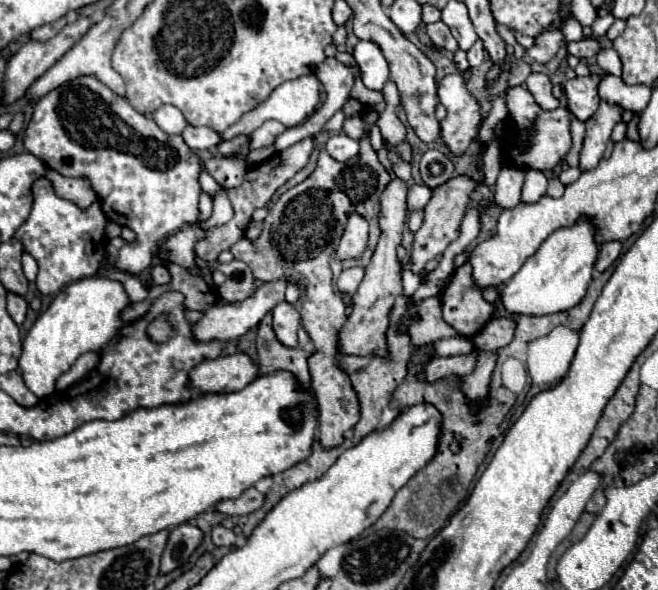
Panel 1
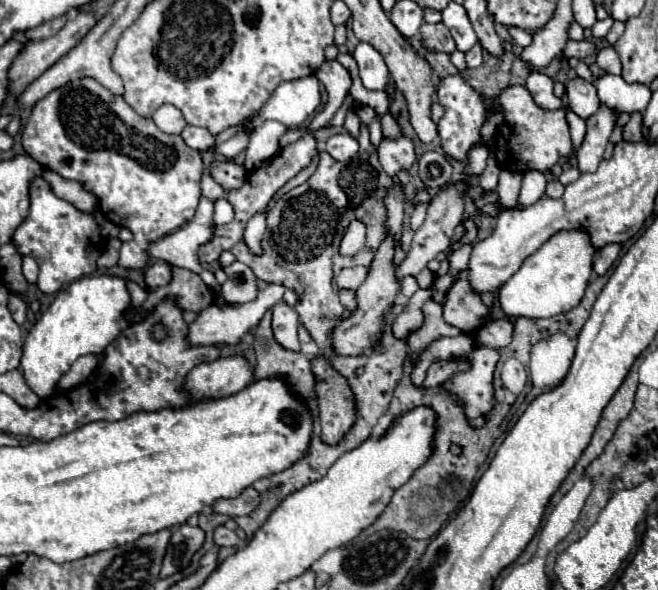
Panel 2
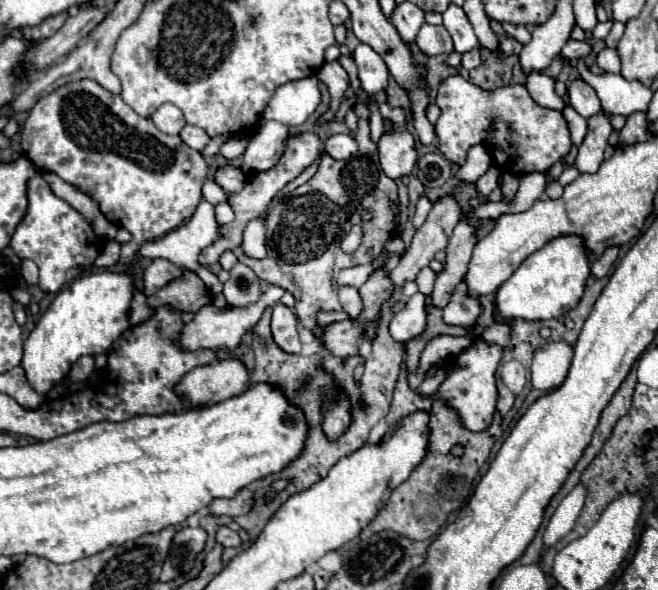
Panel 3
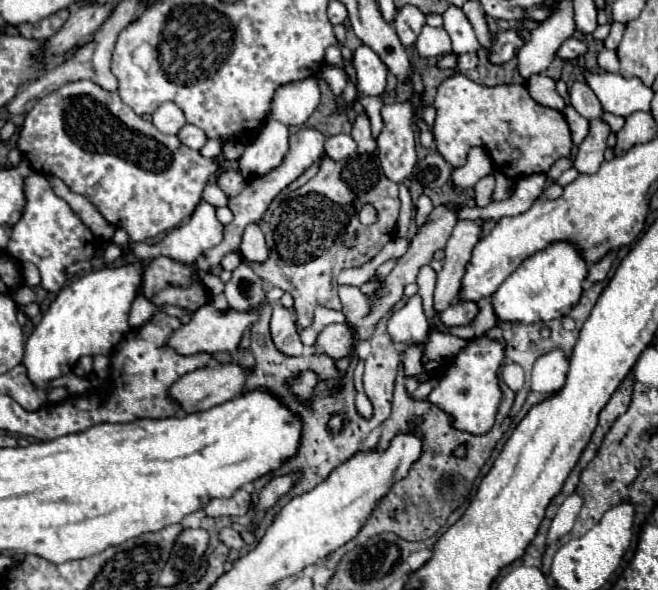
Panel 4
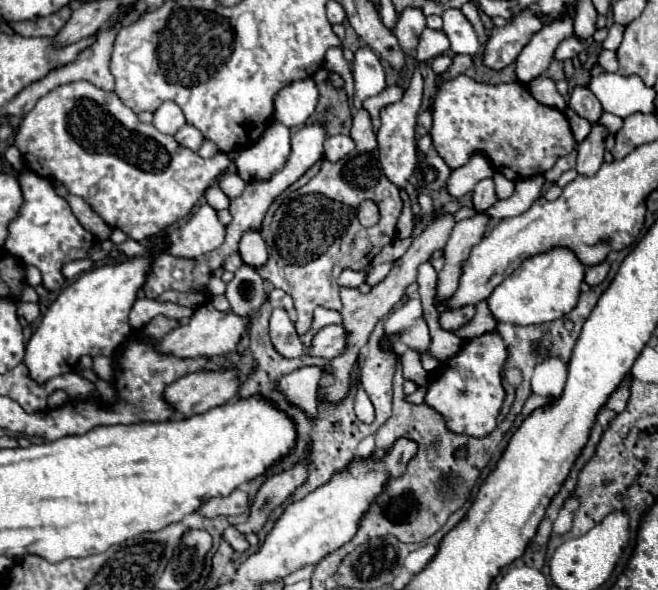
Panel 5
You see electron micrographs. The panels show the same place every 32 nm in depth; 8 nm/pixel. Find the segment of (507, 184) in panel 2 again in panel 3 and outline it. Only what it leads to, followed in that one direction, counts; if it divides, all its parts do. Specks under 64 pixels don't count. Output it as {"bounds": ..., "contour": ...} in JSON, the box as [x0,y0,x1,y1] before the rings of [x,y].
{"bounds":[502,174,518,200],"contour":[[[502,174],[502,180],[504,180],[504,184],[502,184],[502,192],[504,192],[504,200],[512,200],[514,198],[514,194],[516,194],[516,190],[518,190],[518,176],[512,176],[512,174]]]}

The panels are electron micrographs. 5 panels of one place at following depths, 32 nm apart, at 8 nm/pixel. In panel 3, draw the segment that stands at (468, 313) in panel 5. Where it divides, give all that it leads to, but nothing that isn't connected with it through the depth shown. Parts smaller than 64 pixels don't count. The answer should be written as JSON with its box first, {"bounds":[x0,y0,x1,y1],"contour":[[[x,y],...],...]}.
{"bounds":[444,284,482,328],"contour":[[[458,284],[456,292],[452,294],[450,304],[444,308],[444,322],[450,326],[464,326],[464,328],[472,328],[476,324],[476,318],[480,316],[482,306],[476,298],[470,298],[466,292],[466,284]]]}

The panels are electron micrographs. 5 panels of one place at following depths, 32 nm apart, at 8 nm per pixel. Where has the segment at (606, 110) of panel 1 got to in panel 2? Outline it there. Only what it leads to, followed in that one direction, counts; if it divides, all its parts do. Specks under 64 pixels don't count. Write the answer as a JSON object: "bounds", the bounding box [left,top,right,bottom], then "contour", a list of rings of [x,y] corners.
{"bounds":[576,106,616,172],"contour":[[[600,106],[600,110],[586,120],[588,132],[582,146],[576,152],[576,162],[580,172],[594,172],[602,162],[604,148],[614,130],[614,120],[616,120],[616,112],[608,110],[606,106]]]}

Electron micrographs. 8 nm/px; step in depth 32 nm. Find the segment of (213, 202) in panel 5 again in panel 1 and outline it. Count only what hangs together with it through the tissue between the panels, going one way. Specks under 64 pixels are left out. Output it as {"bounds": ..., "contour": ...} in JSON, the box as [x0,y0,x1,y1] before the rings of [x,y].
{"bounds":[200,170,220,198],"contour":[[[202,170],[202,174],[200,174],[200,186],[202,186],[202,192],[210,194],[212,198],[220,192],[220,184],[206,170]]]}

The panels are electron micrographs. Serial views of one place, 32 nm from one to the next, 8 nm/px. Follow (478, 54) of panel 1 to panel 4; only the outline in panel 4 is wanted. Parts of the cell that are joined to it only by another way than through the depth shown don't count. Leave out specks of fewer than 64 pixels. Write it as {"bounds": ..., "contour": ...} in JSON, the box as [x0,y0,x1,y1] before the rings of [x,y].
{"bounds":[452,54,478,74],"contour":[[[460,54],[458,62],[452,70],[454,70],[454,74],[460,74],[460,72],[466,72],[468,68],[476,68],[476,64],[478,64],[476,54]]]}

